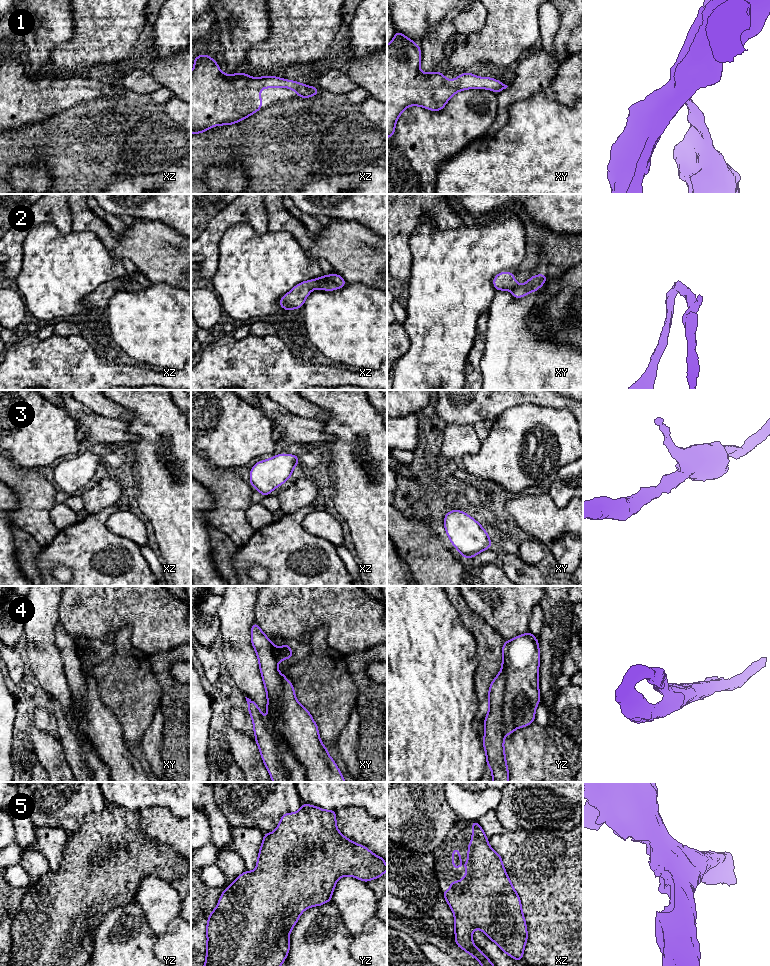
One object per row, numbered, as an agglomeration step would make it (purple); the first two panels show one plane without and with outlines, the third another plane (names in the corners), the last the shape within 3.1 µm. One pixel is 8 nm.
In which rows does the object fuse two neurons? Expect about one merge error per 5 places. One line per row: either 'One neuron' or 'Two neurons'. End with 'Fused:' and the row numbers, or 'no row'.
1: One neuron
2: Two neurons
3: One neuron
4: One neuron
5: One neuron
Fused: 2

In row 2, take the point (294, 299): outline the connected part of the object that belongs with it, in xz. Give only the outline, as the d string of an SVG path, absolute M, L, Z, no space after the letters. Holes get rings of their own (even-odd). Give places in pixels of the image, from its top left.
M319 278L303 281L293 287L279 300L279 305L287 311L303 307L305 299L313 289L321 289Z

